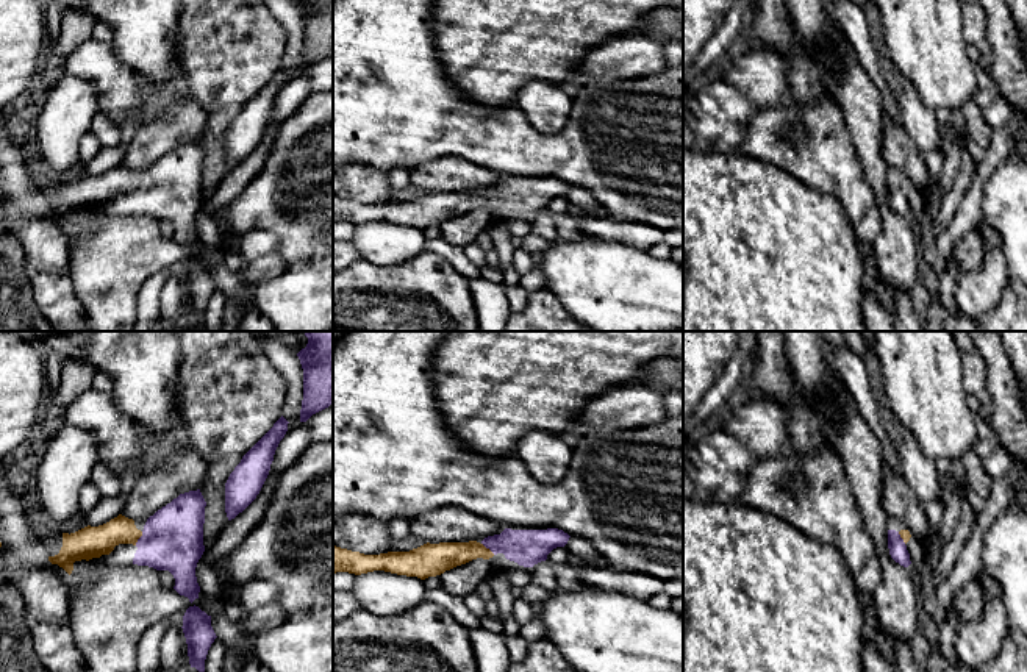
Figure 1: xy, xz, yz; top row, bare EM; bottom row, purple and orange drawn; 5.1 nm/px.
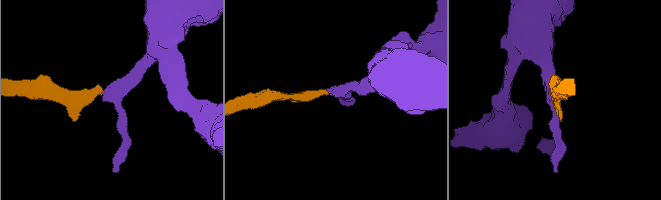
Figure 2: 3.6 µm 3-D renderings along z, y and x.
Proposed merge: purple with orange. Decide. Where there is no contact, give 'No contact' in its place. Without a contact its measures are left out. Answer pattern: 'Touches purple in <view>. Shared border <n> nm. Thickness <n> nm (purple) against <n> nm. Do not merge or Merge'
Touches purple in xy. Shared border 80 nm. Thickness 320 nm (purple) against 160 nm. Merge

